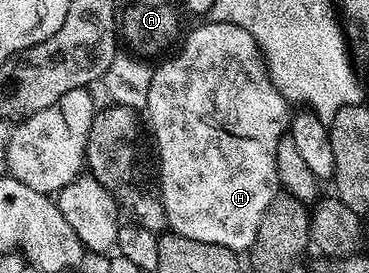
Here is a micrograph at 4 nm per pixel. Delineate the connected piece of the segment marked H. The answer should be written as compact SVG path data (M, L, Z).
M212 20L202 22L205 22L202 26L197 26L190 34L188 31L184 35L183 41L180 43L181 51L174 58L166 57L160 63L162 66L154 69L150 91L147 92L144 109L147 113L149 112L150 124L157 130L169 130L169 171L161 178L159 197L165 209L165 221L172 233L187 236L187 240L203 240L203 244L223 244L223 248L245 252L252 246L255 236L259 232L259 220L263 220L263 212L267 212L271 200L279 192L275 156L279 148L279 140L286 137L289 128L291 106L271 80L269 67L265 65L261 49L257 47L255 36L251 36L251 32L247 32L247 28L239 28L238 24Z

